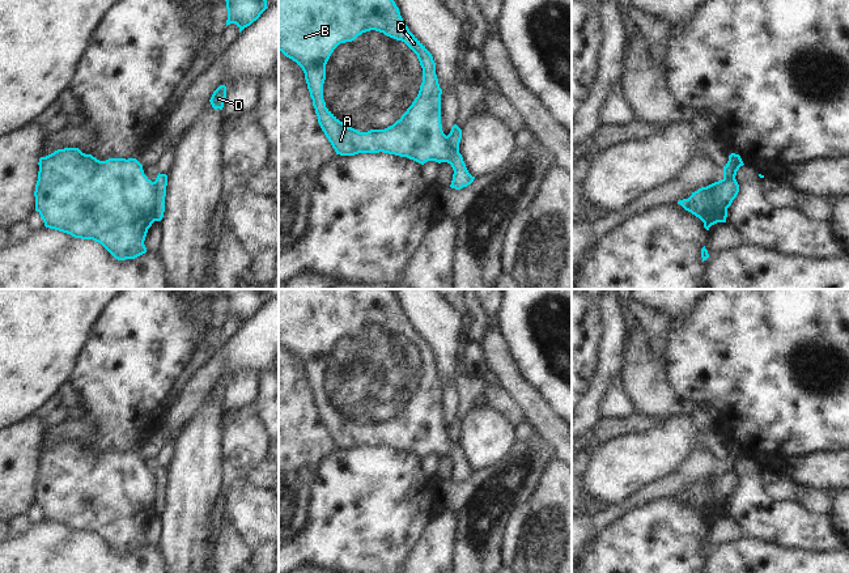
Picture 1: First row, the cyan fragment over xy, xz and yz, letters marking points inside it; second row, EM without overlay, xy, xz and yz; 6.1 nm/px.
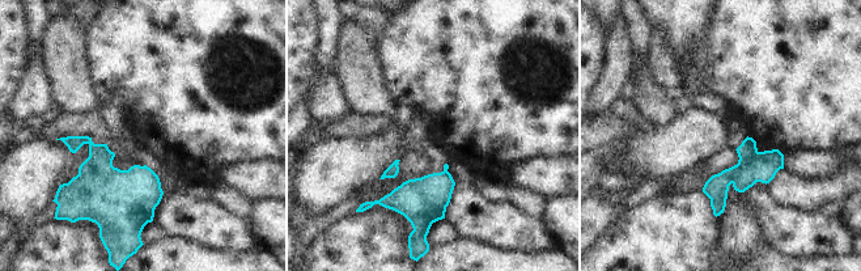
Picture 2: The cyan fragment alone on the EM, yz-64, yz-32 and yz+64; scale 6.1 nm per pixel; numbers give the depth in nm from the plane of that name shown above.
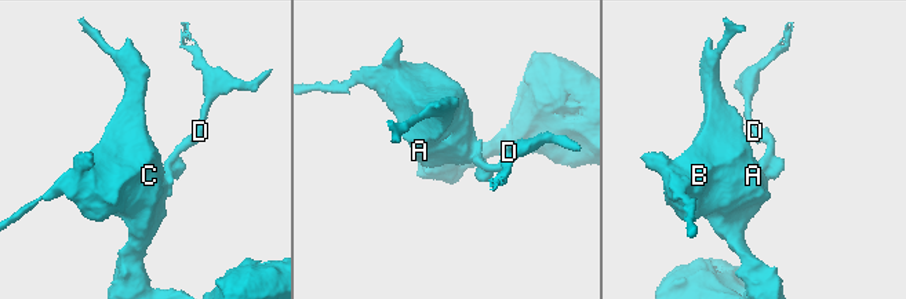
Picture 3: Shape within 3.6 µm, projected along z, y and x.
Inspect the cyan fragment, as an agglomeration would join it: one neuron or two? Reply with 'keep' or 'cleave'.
cleave

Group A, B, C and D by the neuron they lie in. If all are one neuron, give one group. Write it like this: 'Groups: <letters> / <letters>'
Groups: A B C / D

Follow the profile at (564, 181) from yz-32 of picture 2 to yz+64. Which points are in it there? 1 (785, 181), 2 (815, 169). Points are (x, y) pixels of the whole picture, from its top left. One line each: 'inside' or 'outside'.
1: outside
2: inside

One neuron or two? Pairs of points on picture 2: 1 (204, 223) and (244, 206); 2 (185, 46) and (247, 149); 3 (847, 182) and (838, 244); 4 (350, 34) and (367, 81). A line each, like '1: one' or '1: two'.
1: two
2: one
3: two
4: one

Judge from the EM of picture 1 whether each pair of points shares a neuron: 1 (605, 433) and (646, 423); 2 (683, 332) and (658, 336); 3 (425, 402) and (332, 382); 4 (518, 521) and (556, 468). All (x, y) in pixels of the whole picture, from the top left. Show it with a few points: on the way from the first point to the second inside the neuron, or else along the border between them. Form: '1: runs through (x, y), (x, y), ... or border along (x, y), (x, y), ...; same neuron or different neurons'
1: runs through (615, 428), (636, 424); same neuron
2: border along (671, 325), (666, 343), (666, 365); different neurons
3: runs through (402, 402), (398, 402), (376, 382), (356, 382); same neuron
4: border along (527, 504), (529, 513), (519, 538); different neurons

